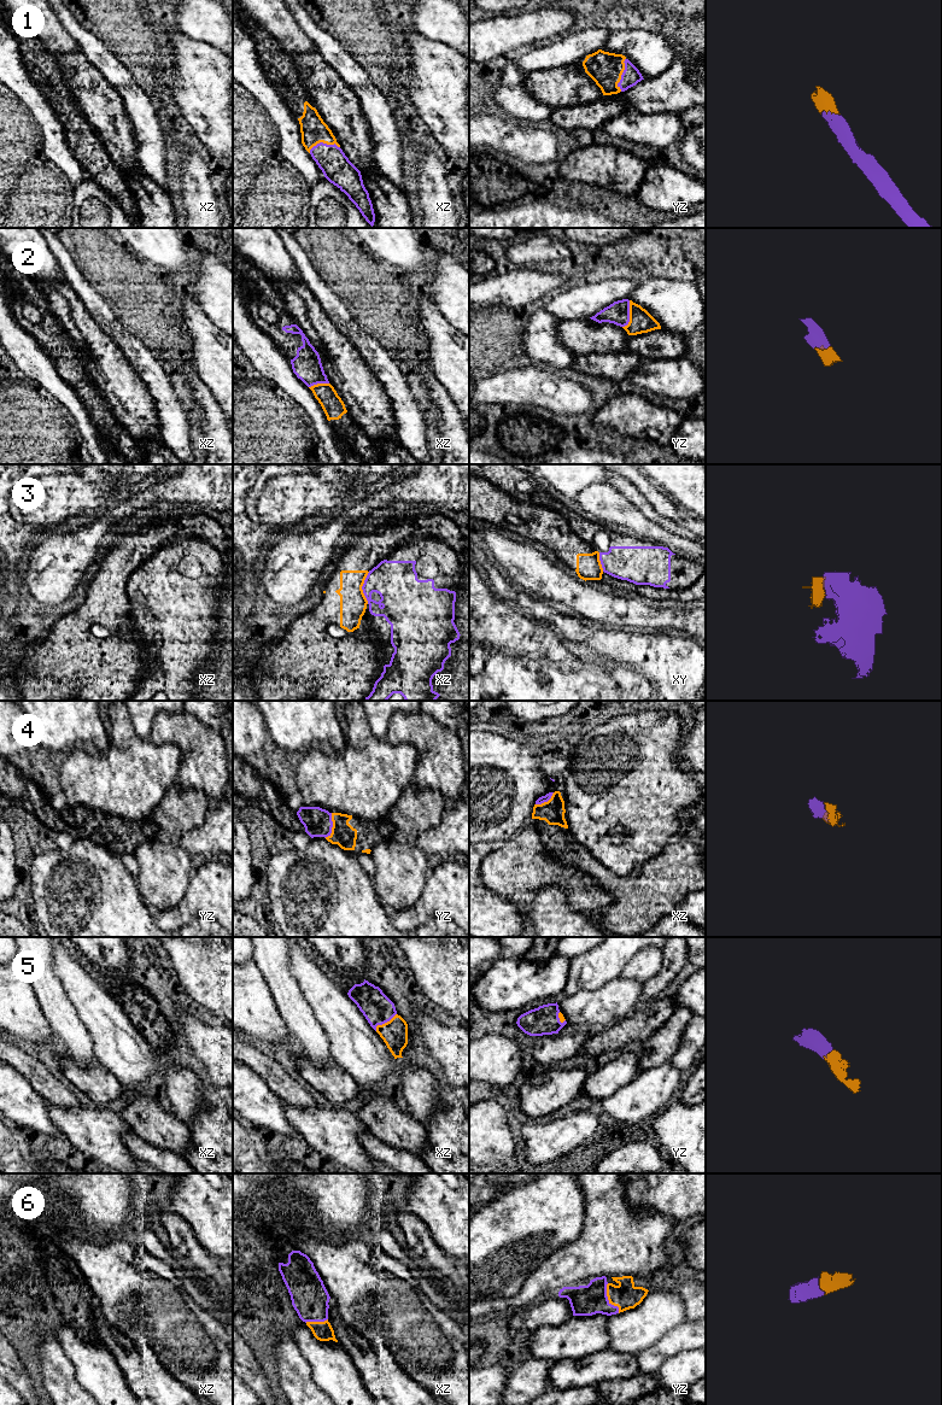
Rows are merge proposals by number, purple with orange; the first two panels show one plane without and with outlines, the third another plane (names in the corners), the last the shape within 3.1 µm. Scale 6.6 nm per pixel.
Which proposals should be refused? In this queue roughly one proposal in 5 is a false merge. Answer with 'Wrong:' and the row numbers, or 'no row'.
Wrong: 3

